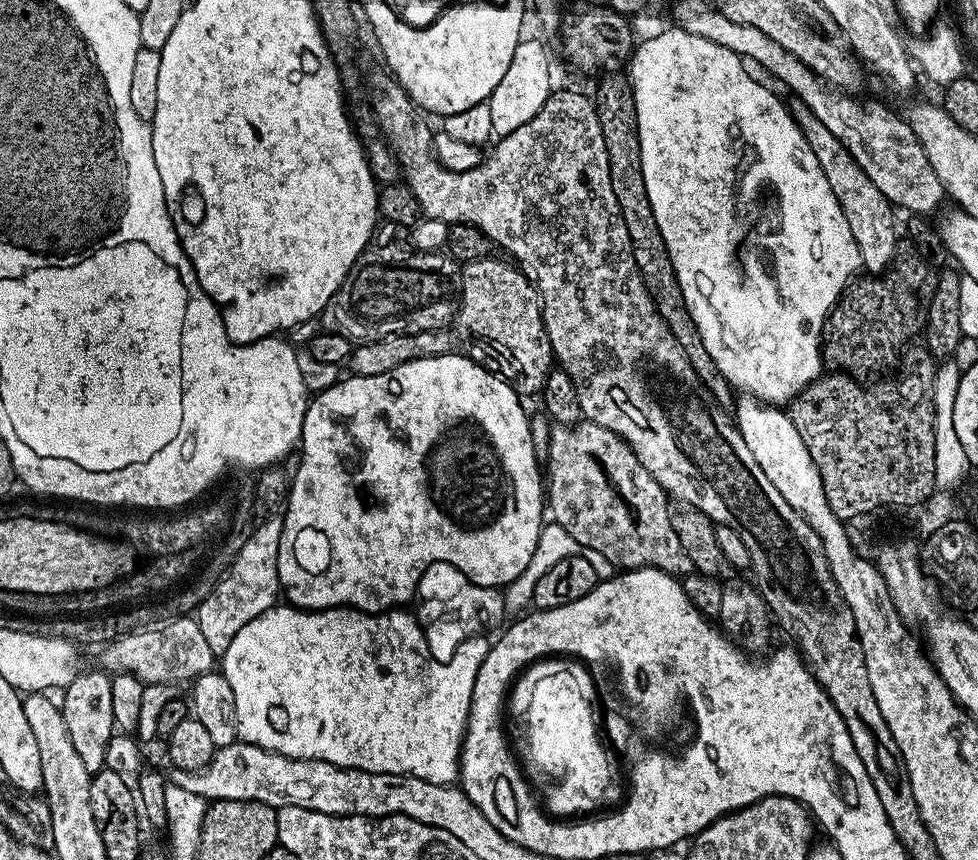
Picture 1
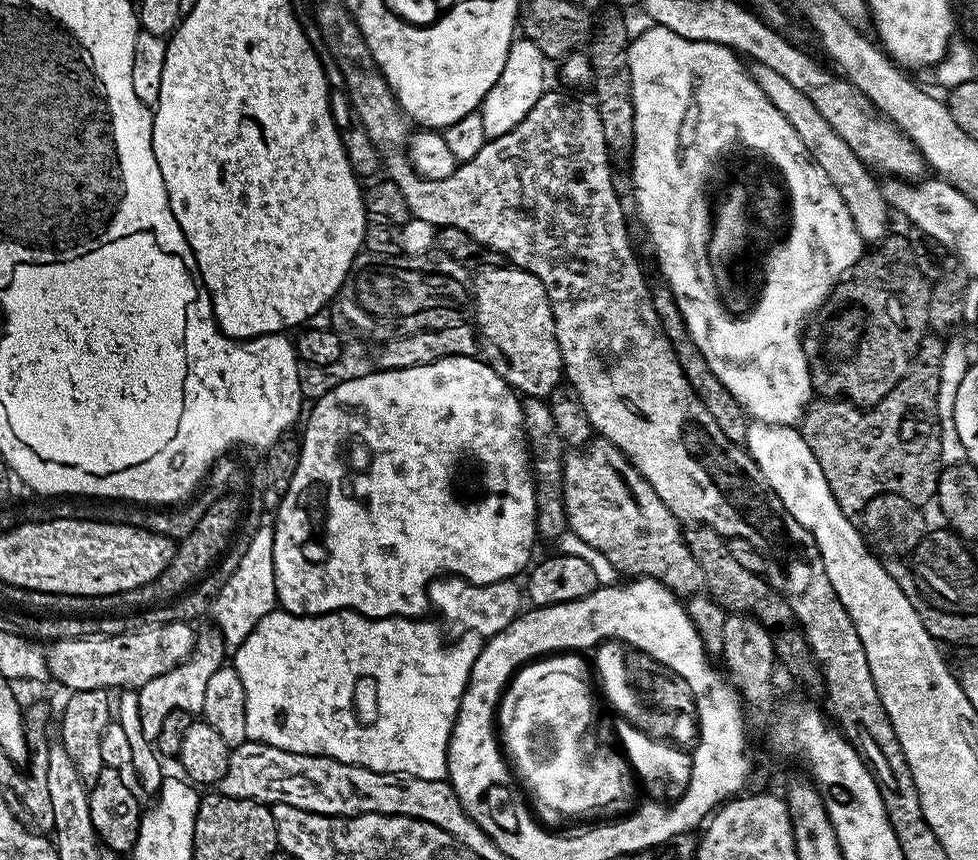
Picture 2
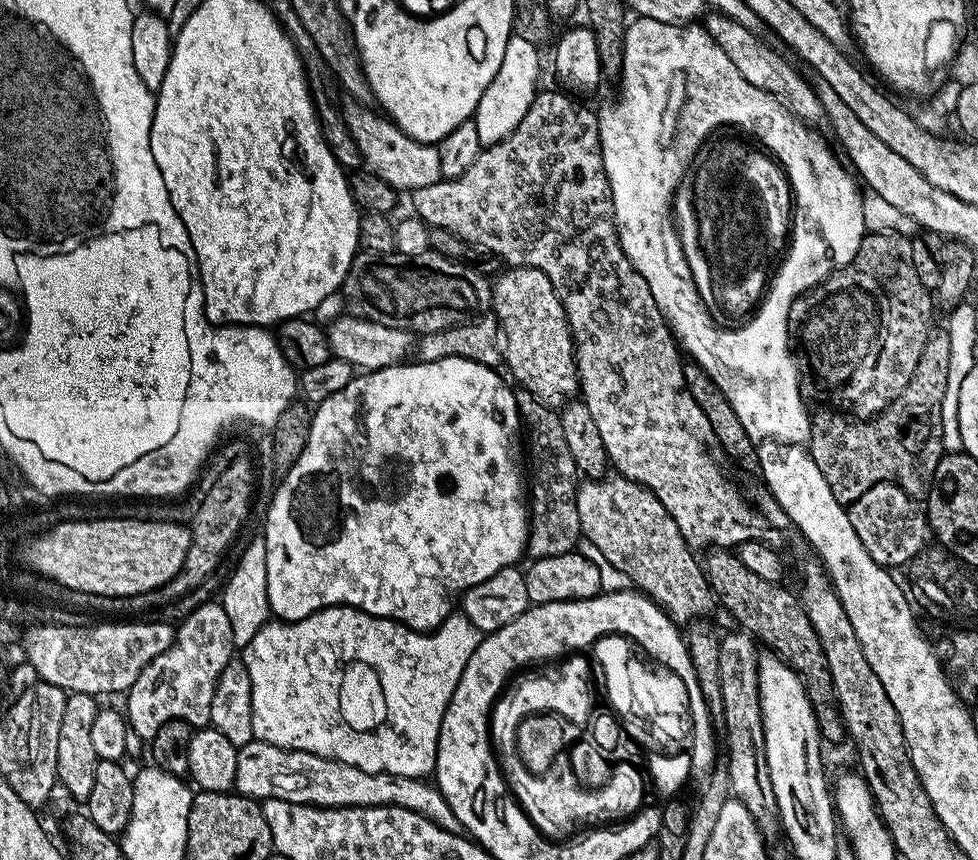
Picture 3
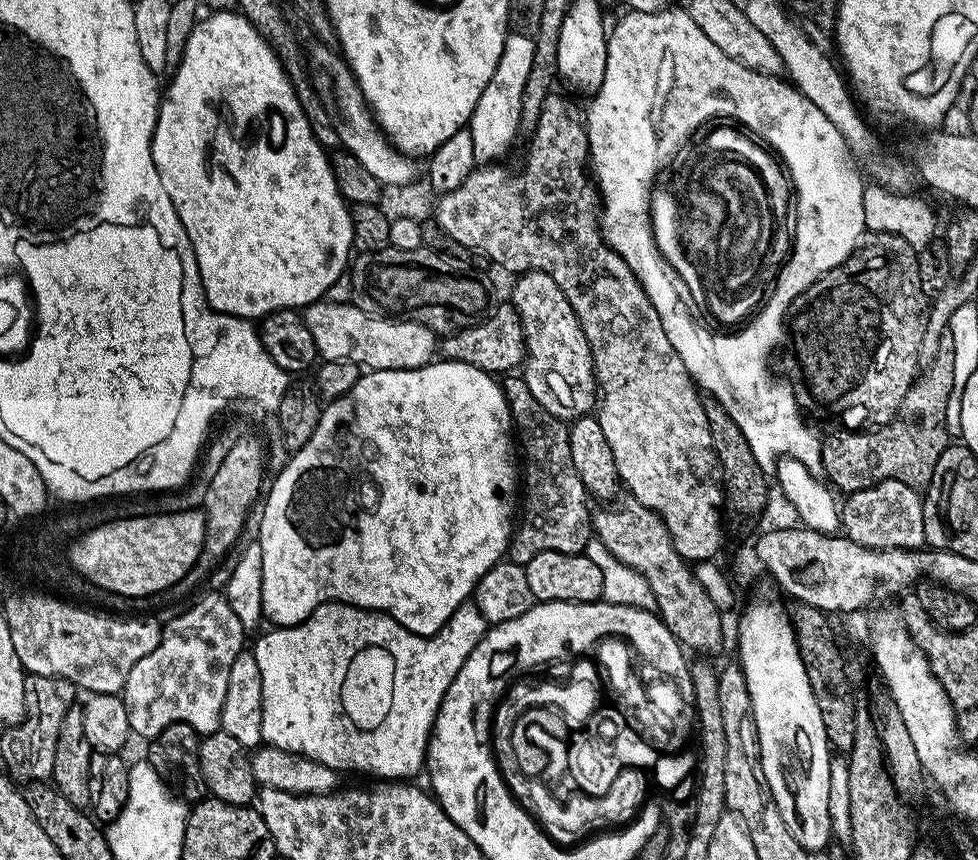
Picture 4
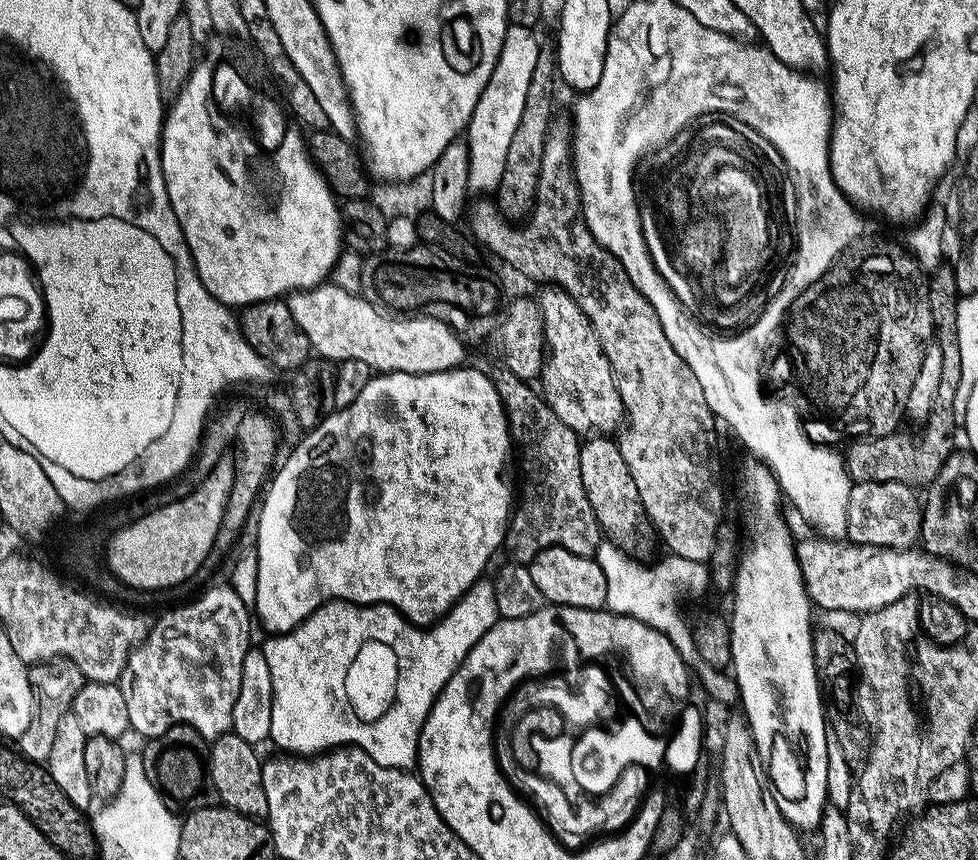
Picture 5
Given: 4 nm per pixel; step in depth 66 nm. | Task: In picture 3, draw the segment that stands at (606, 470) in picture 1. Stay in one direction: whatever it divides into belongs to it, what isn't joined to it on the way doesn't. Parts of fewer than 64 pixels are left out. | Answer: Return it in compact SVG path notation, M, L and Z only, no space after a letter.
M608 474L603 478L588 478L576 489L576 505L583 539L587 543L598 546L599 553L610 562L610 565L628 575L631 583L639 591L651 596L676 625L687 626L693 620L713 615L712 607L715 609L718 601L712 594L712 587L708 584L703 563L682 538L682 530L678 530L678 522L670 518L666 506L658 502L658 498L649 488L643 488L638 482L628 480L619 474Z

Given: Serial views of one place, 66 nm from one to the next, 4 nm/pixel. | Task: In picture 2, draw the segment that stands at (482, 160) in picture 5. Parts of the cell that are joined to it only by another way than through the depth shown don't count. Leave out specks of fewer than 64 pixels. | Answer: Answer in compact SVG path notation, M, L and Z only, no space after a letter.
M527 38L513 39L510 50L506 54L506 66L502 66L502 74L498 74L498 82L486 94L483 104L478 111L486 126L488 137L501 136L518 126L530 110L534 110L534 102L546 91L544 85L544 67L546 61L542 50L534 46L534 42Z

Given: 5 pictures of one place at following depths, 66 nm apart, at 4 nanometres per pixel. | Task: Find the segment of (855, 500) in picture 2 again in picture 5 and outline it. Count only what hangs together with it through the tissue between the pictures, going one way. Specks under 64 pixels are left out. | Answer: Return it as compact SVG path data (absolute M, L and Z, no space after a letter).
M953 351L950 359L942 362L942 378L938 392L934 395L929 416L914 434L897 430L889 436L860 438L847 445L844 467L857 484L862 482L898 482L920 490L931 486L934 478L942 470L946 458L952 455L952 435L958 432L958 421L954 418L954 394L958 394L958 378L962 378L962 354Z

